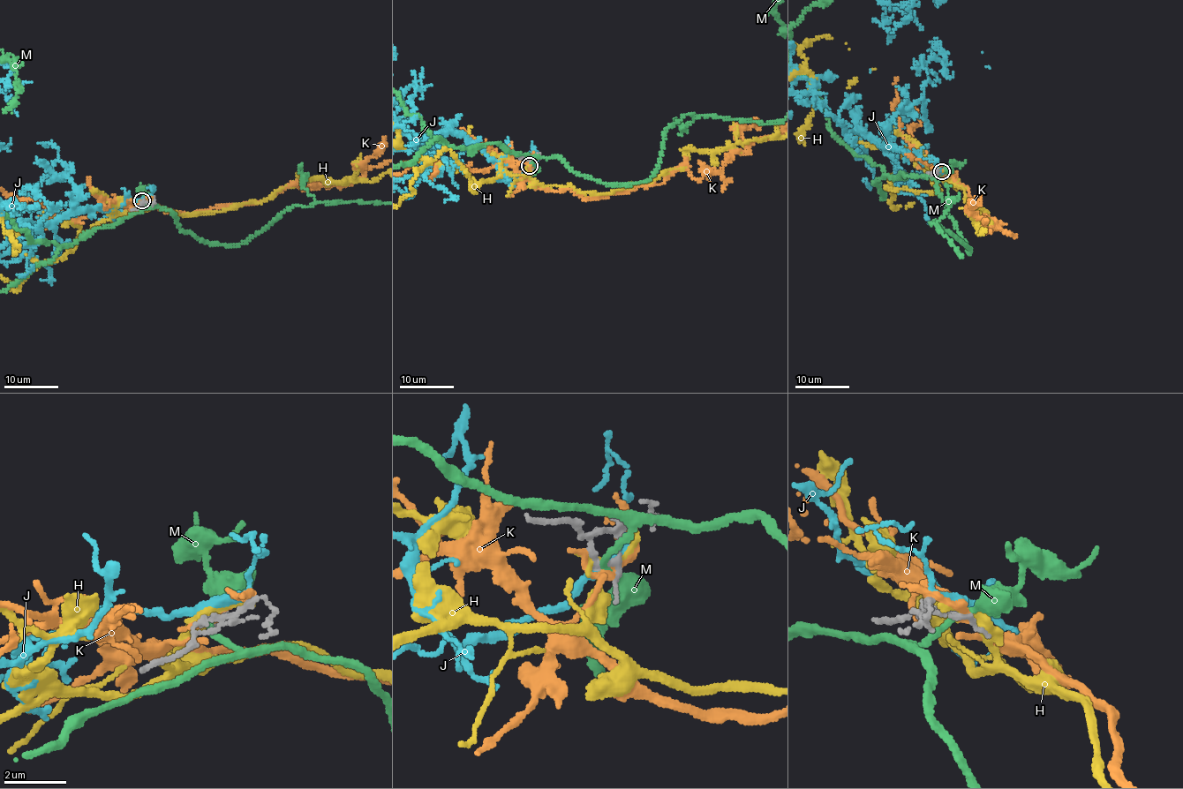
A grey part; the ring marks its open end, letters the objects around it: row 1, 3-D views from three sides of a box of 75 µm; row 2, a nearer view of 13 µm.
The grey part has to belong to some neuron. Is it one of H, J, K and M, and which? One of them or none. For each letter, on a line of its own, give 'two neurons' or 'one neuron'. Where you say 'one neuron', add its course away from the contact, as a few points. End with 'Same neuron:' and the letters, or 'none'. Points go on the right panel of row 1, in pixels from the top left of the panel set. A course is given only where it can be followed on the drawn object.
H: two neurons
J: one neuron
K: two neurons
M: two neurons
Same neuron: J

